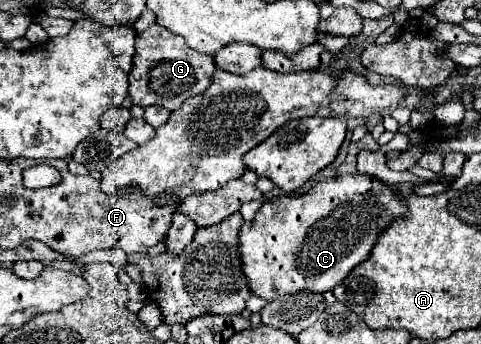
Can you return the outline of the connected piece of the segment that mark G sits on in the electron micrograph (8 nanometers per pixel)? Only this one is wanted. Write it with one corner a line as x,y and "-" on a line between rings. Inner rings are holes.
150,25
146,31
136,35
136,53
134,53
134,69
130,73
128,95
136,105
160,105
168,111
180,109
180,105
204,93
212,81
212,73
216,69
216,61
208,53
198,53
184,45
182,37
168,33
162,25

